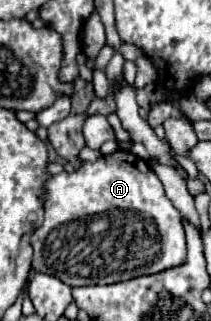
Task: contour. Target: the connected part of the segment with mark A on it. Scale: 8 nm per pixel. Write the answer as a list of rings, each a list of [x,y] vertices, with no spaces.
[[[115,150],[109,156],[101,156],[95,162],[85,162],[79,170],[75,172],[61,172],[57,176],[51,176],[51,180],[45,184],[45,222],[33,232],[31,236],[31,246],[35,250],[33,254],[33,268],[37,272],[45,272],[51,276],[57,276],[59,280],[63,280],[69,286],[89,286],[89,284],[115,284],[121,280],[129,280],[133,276],[143,276],[149,272],[161,272],[161,268],[171,268],[173,264],[181,264],[181,260],[185,260],[185,232],[181,226],[181,214],[177,212],[177,208],[173,208],[173,202],[165,196],[163,184],[161,180],[155,176],[155,172],[149,168],[149,164],[141,158],[137,158],[133,152],[129,150]]]

